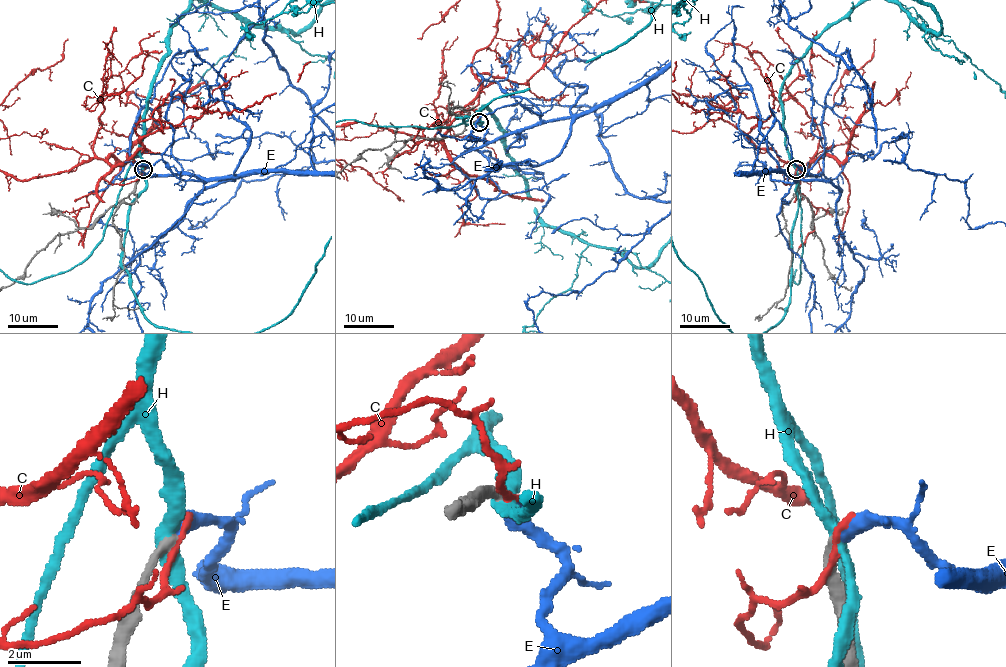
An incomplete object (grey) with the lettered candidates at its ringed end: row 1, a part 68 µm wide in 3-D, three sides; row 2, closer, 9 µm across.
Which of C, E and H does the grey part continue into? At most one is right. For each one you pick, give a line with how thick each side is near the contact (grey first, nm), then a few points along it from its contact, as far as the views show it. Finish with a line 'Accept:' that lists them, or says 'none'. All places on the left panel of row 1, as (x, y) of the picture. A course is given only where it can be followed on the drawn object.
E: calibres 280 and 480 nm
Accept: E

